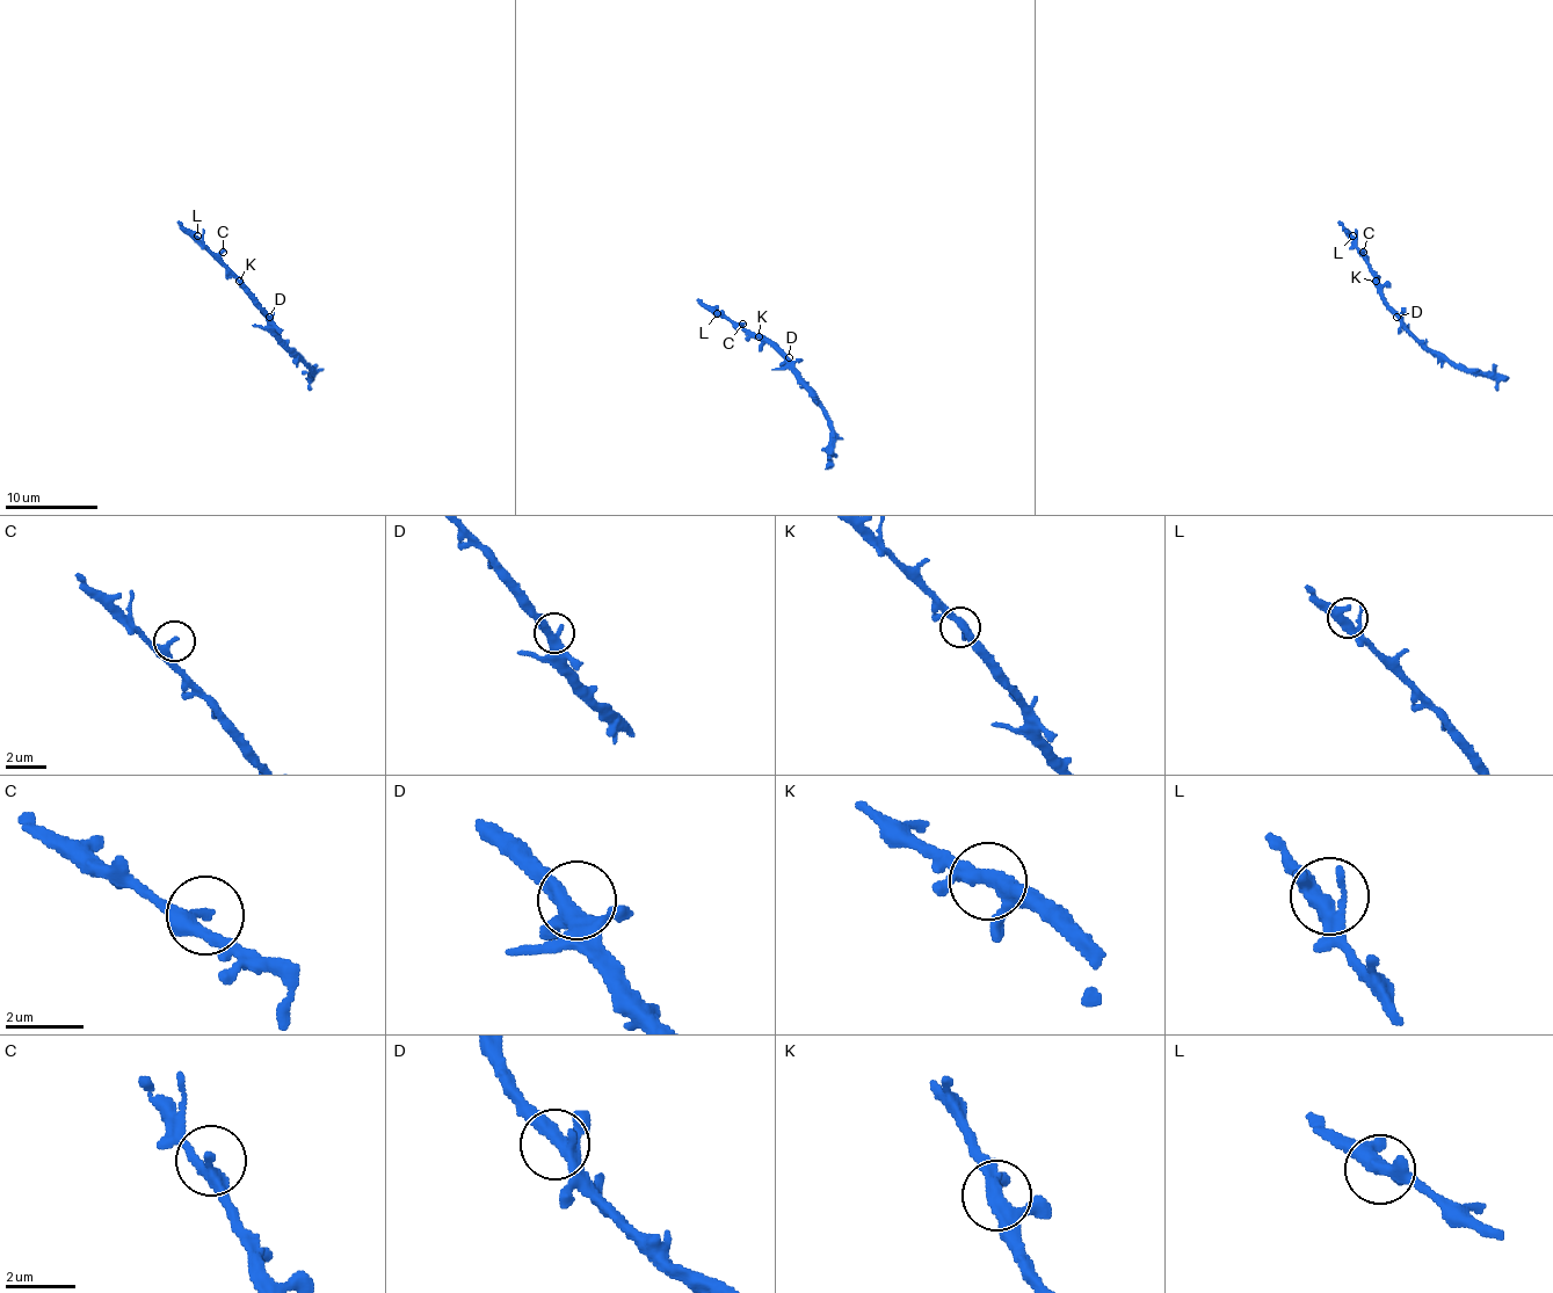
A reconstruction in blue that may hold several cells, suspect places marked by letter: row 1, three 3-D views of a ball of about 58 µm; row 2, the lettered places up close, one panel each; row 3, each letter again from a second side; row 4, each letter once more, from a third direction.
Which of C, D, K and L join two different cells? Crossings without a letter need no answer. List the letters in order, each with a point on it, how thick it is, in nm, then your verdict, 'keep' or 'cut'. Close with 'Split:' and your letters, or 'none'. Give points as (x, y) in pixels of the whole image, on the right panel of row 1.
C: at (1363, 252); 280 nm thick; keep
D: at (1397, 317); 360 nm thick; keep
K: at (1376, 281); 320 nm thick; keep
L: at (1352, 235); 360 nm thick; keep
Split: none

